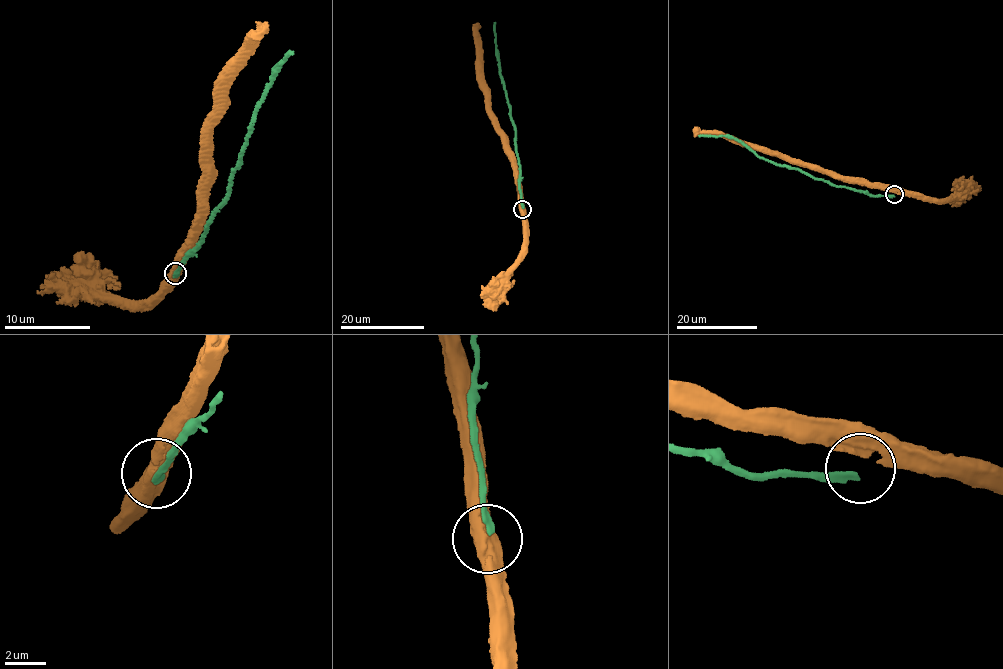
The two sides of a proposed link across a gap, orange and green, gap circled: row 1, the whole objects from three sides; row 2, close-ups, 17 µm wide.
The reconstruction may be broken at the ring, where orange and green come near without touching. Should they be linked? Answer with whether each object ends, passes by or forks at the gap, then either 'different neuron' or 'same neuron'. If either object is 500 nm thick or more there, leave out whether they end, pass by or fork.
different neuron

